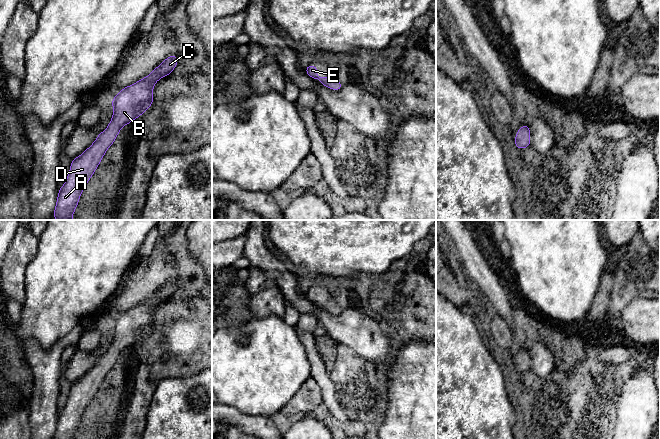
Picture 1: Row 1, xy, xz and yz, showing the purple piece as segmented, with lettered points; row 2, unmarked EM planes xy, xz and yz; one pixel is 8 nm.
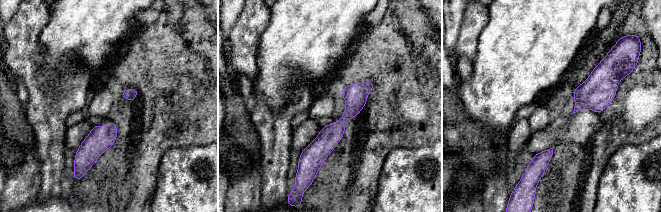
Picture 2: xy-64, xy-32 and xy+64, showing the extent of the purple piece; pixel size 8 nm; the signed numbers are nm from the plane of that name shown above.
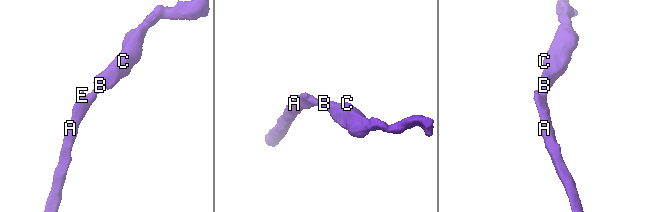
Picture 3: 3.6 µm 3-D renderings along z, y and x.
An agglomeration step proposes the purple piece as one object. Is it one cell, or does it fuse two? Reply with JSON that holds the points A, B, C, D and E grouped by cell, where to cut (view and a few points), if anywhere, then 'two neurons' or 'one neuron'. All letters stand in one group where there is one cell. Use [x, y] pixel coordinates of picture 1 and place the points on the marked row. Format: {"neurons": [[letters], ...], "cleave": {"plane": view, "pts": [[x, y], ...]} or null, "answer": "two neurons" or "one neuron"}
{"neurons": [["A", "B", "C", "D", "E"]], "cleave": null, "answer": "one neuron"}

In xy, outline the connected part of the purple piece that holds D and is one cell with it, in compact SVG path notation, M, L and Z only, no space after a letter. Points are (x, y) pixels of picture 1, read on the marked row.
M176 54L169 56L149 76L122 88L111 100L114 113L106 130L100 132L93 144L71 162L68 177L58 191L53 213L56 220L72 220L82 191L120 129L150 108L153 104L153 86L159 79L171 74L177 63Z

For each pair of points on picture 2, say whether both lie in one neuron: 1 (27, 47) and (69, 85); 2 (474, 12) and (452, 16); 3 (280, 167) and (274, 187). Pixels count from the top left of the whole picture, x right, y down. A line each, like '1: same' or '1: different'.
1: same
2: different
3: same

